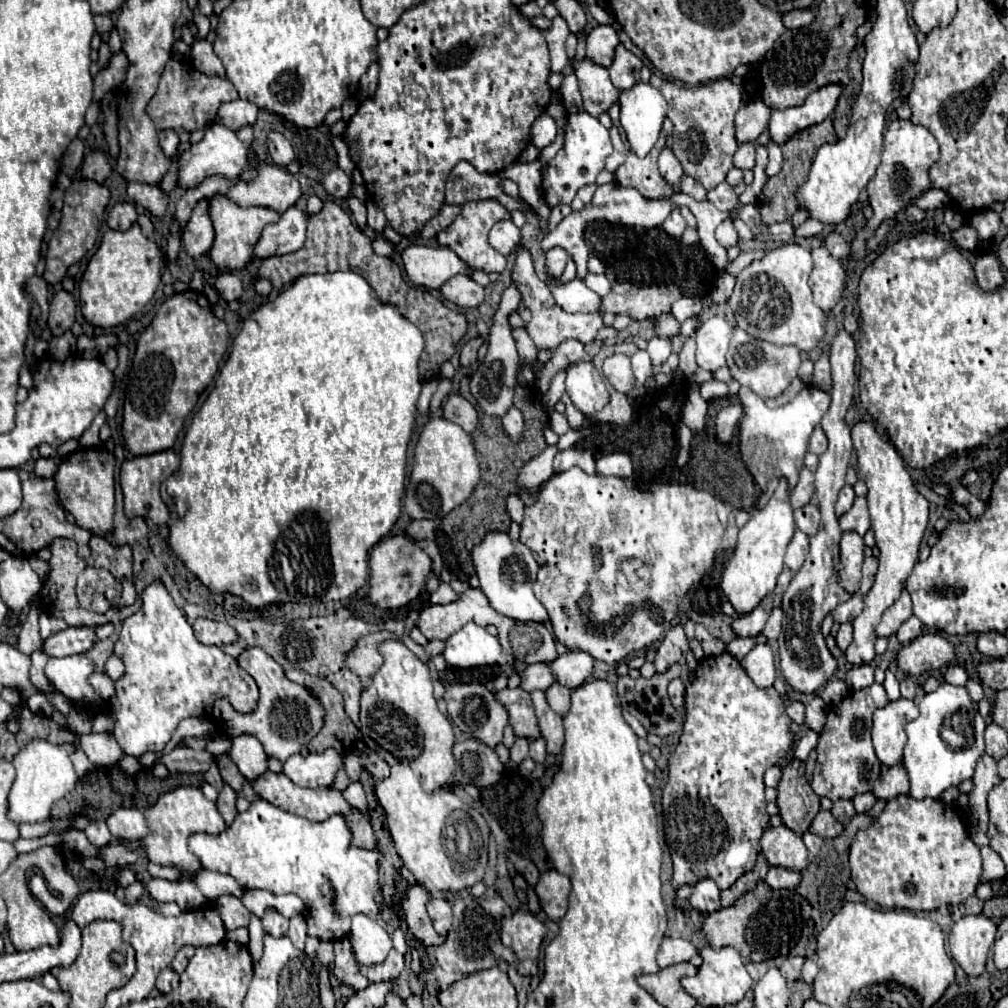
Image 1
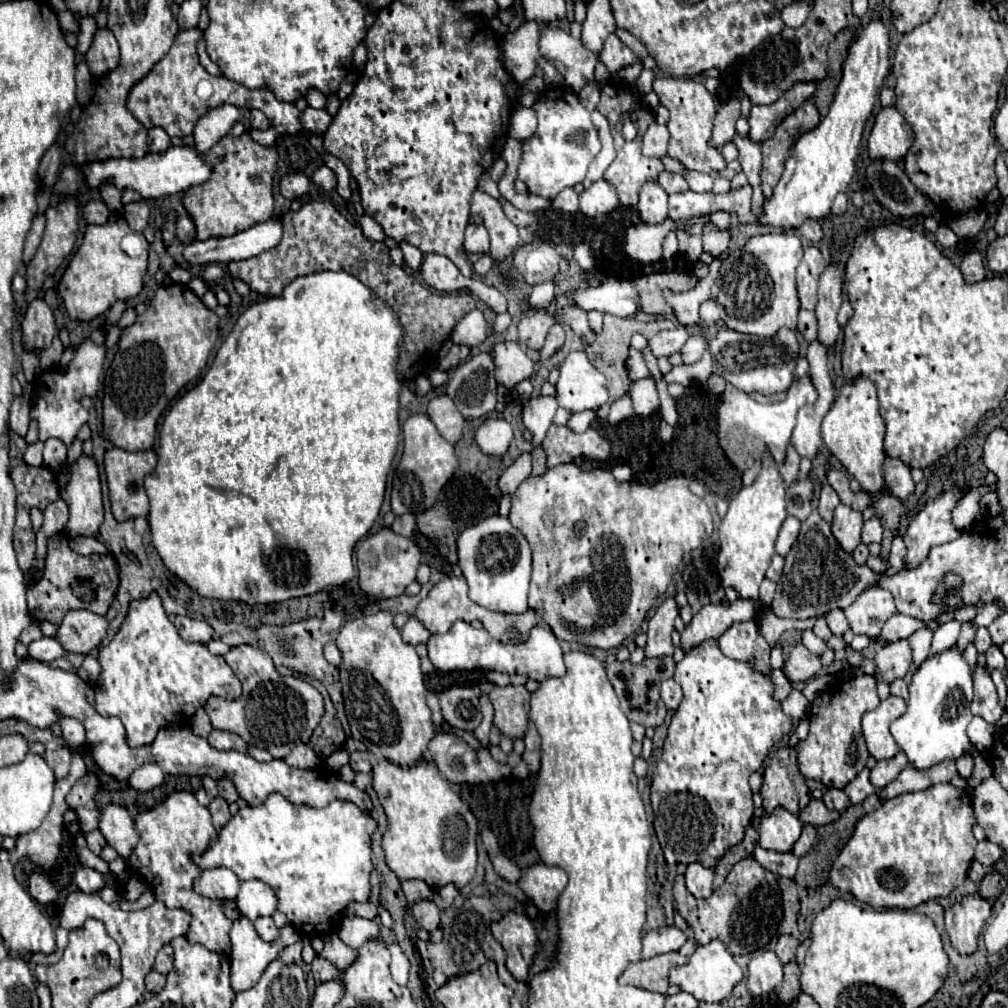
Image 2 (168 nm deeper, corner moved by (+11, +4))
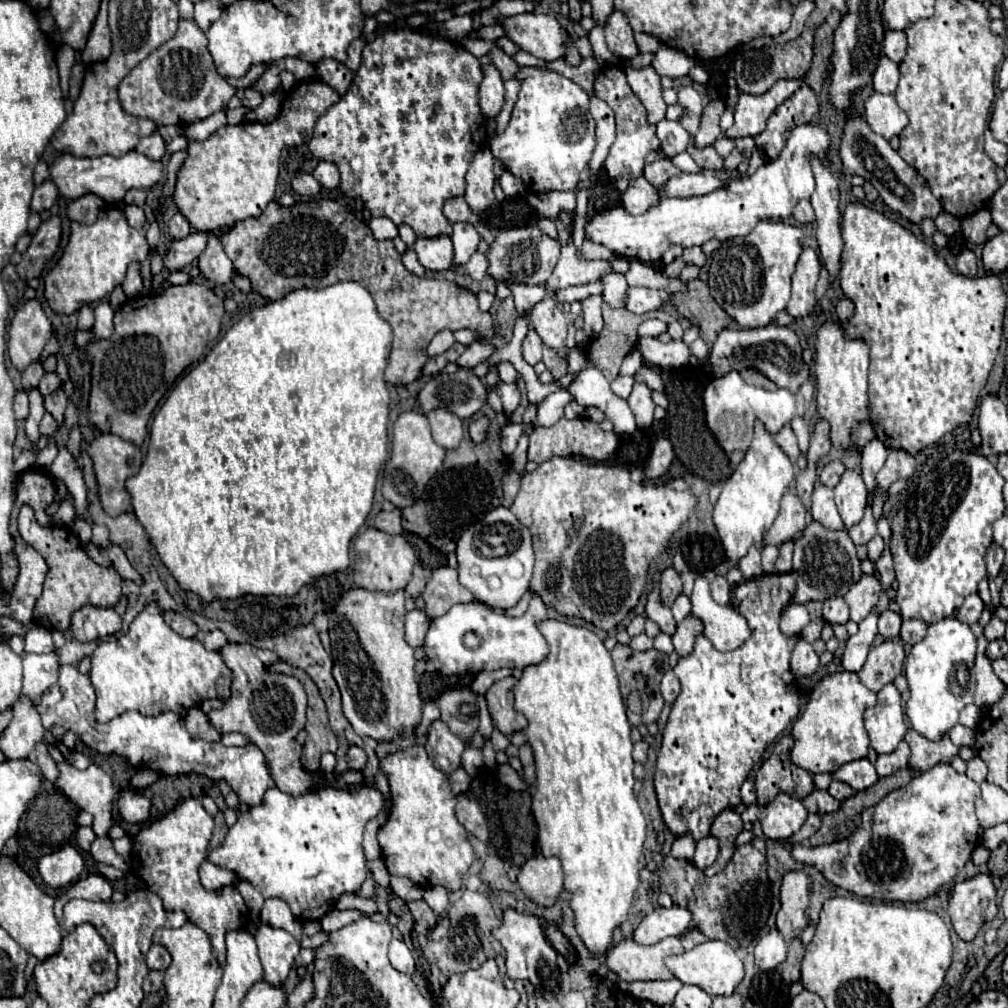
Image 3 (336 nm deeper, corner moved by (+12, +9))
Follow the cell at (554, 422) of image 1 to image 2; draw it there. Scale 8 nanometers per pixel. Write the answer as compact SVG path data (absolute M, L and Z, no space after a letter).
M584 351L570 353L560 365L556 399L558 405L570 413L586 409L596 411L608 401L606 379Z

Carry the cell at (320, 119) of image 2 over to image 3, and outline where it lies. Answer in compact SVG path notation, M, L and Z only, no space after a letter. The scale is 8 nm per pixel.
M311 76L311 80L297 80L295 88L285 94L279 116L273 122L269 122L269 124L241 122L235 126L227 124L227 126L221 126L219 130L215 130L205 142L189 142L187 158L177 172L177 182L175 182L175 192L173 192L173 202L179 208L179 212L199 232L227 230L239 220L261 216L261 212L267 208L267 204L275 198L281 150L285 146L303 144L307 140L307 136L311 138L317 118L323 116L339 100L341 100L341 96L331 86L327 86L319 76Z

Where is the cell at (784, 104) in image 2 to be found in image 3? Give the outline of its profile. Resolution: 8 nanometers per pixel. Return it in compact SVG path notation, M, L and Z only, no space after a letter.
M777 80L765 94L761 96L751 96L751 94L741 94L733 114L735 122L733 126L725 132L727 138L743 138L743 136L757 136L765 130L767 118L771 112L785 102L803 82L801 80Z

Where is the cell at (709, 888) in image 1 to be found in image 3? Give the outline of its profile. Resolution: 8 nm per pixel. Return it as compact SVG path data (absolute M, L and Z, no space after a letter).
M707 836L707 838L703 838L703 840L697 842L693 864L699 870L705 870L707 866L711 866L715 862L717 854L719 854L719 840L715 836Z

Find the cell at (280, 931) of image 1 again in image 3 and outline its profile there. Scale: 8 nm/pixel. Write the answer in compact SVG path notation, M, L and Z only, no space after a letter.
M267 924L259 926L255 942L265 972L263 980L267 980L269 984L281 984L287 978L291 964L299 954L299 942L289 932L271 928Z

